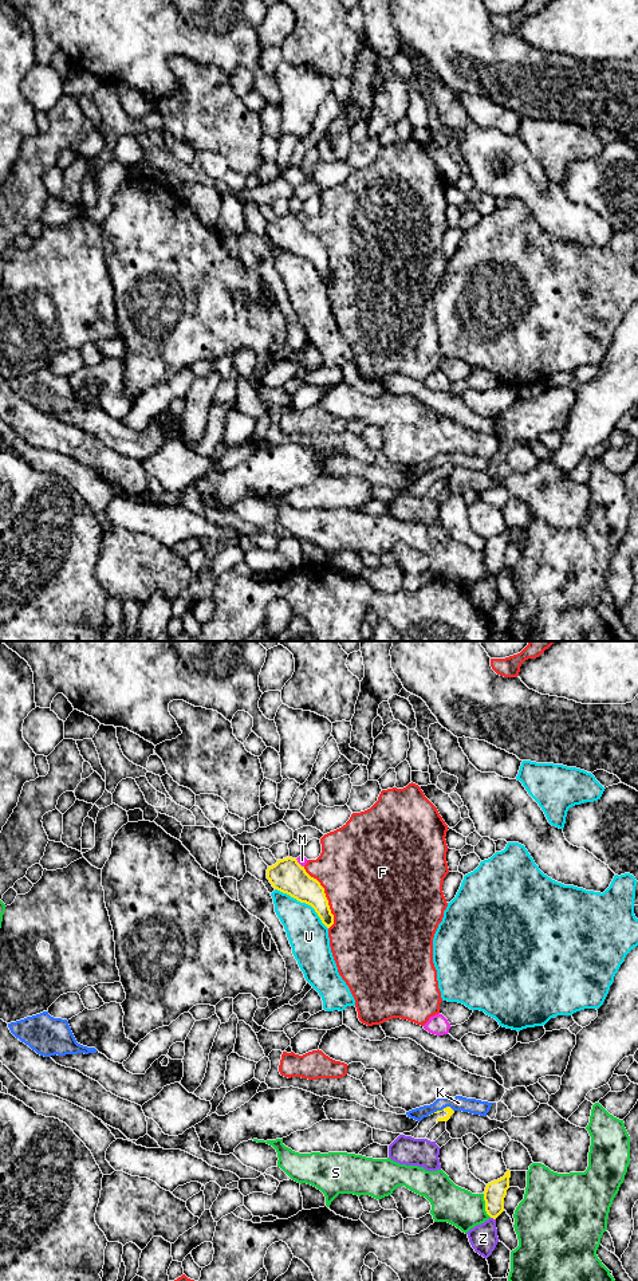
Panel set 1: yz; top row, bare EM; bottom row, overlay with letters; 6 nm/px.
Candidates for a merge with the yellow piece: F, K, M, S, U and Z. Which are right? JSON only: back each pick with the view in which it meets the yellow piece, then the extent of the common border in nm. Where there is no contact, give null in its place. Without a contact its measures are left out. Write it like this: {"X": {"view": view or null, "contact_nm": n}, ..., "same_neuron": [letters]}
{"same_neuron": []}

